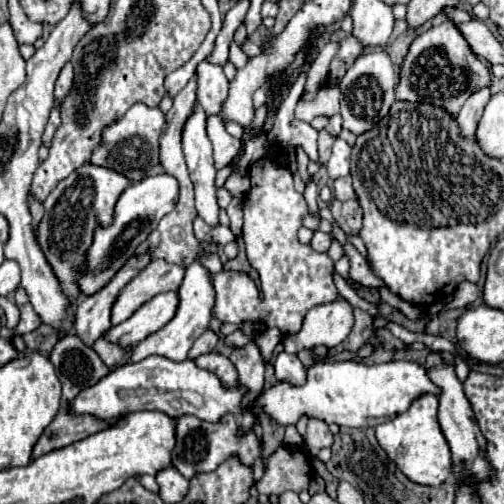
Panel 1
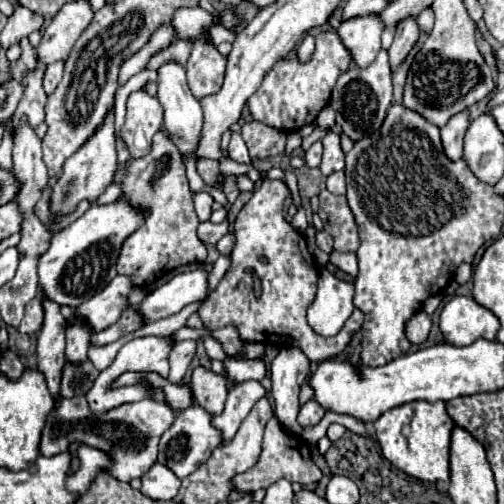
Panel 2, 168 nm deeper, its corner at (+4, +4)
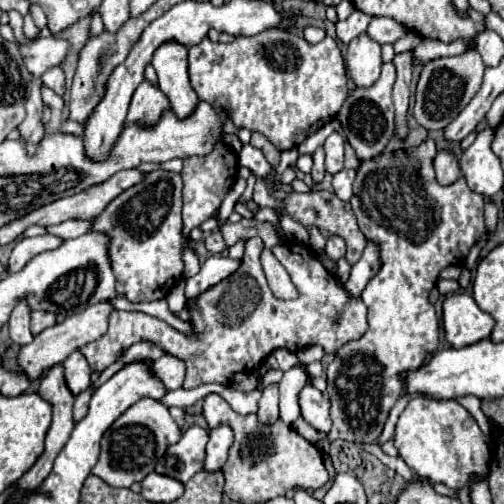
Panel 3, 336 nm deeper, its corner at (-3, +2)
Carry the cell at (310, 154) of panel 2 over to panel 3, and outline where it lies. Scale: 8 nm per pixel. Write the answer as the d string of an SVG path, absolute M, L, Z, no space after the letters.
M316 148L316 152L314 152L312 178L314 178L314 182L320 182L324 178L324 148Z

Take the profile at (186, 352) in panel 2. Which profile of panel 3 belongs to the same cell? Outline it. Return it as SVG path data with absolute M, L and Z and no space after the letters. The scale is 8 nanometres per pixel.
M164 354L162 358L152 362L152 370L164 382L166 390L182 388L182 382L184 382L184 376L186 376L184 360L176 358L172 354Z

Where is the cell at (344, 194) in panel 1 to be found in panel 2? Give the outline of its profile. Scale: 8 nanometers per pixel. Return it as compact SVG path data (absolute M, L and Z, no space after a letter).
M333 172L327 178L327 190L331 194L345 194L345 174L343 172Z

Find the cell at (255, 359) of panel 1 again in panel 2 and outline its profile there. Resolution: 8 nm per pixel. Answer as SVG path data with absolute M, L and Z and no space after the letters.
M255 380L243 382L229 390L225 410L221 414L221 426L215 426L221 432L221 444L229 442L235 436L243 418L251 412L255 402L263 396L265 396L265 388Z

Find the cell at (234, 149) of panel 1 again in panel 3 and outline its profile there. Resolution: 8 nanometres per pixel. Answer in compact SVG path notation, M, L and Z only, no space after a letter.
M252 144L242 146L242 150L238 154L238 164L256 172L258 176L268 176L272 172L272 166L266 162L264 154L258 148L254 148Z

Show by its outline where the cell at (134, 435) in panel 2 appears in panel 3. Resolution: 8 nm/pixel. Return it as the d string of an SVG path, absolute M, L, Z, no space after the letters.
M142 398L130 406L102 436L100 460L94 468L96 476L114 488L130 488L134 482L142 482L150 472L154 472L156 462L164 456L170 444L180 440L182 432L176 420L170 416L168 408L154 398Z

